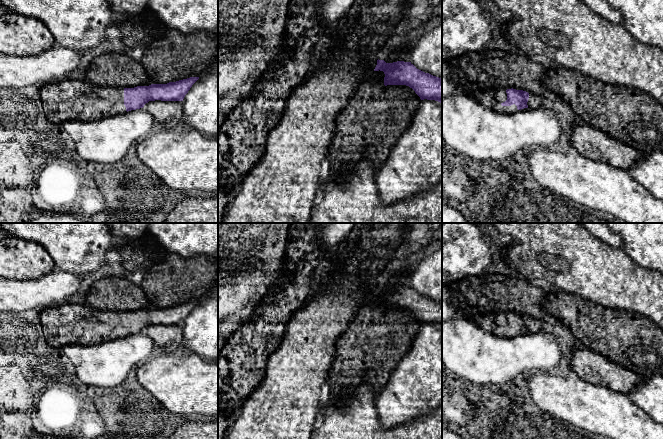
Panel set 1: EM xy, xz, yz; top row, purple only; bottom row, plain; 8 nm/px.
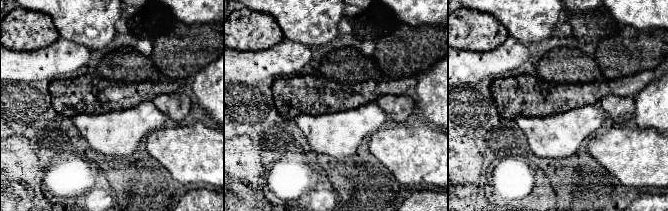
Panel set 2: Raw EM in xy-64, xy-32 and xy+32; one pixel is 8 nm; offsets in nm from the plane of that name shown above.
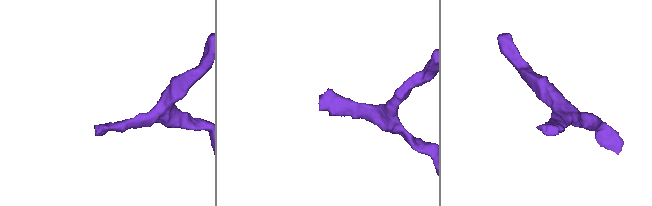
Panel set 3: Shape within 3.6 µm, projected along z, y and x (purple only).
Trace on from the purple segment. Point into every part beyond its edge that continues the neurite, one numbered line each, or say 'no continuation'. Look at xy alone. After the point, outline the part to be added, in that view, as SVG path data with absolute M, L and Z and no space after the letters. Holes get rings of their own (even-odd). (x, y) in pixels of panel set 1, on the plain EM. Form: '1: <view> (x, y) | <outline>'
1: xy (66, 324) | M86 303L45 308L40 312L40 323L47 344L60 349L66 345L93 345L127 336L123 312L94 310Z

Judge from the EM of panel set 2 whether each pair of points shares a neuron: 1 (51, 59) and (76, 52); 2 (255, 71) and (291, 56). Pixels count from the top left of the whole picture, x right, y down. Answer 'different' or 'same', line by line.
1: same
2: same

